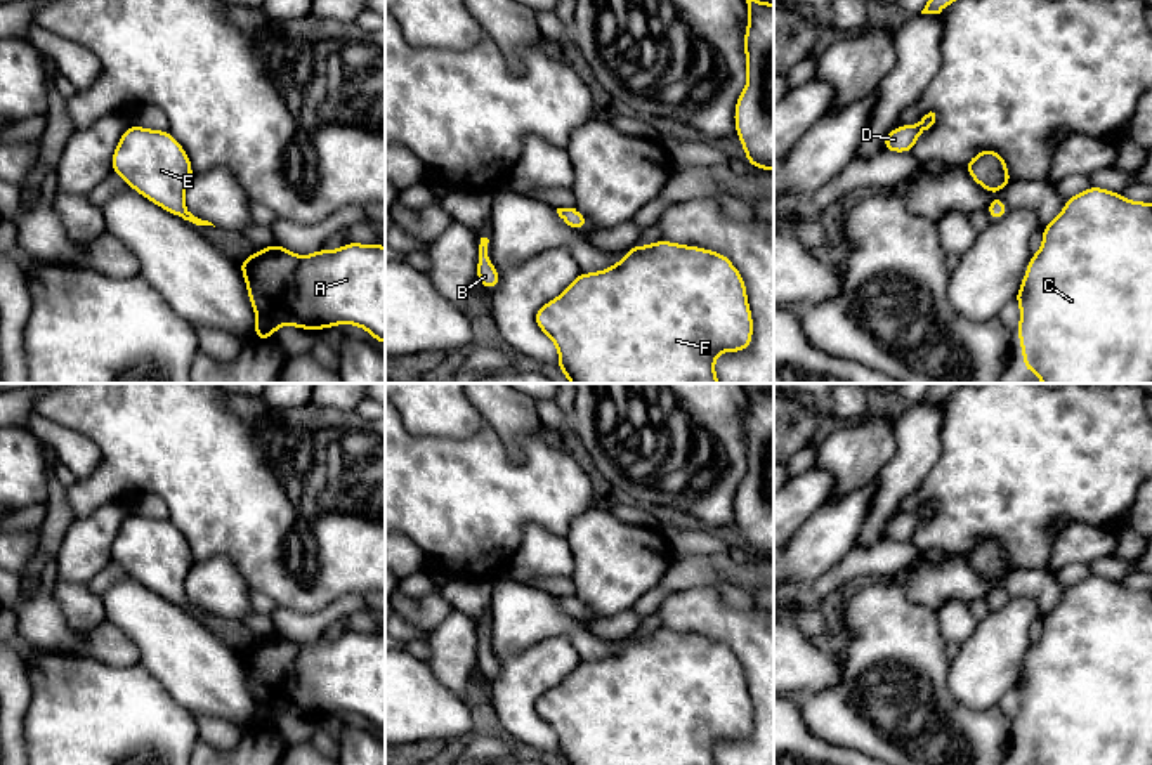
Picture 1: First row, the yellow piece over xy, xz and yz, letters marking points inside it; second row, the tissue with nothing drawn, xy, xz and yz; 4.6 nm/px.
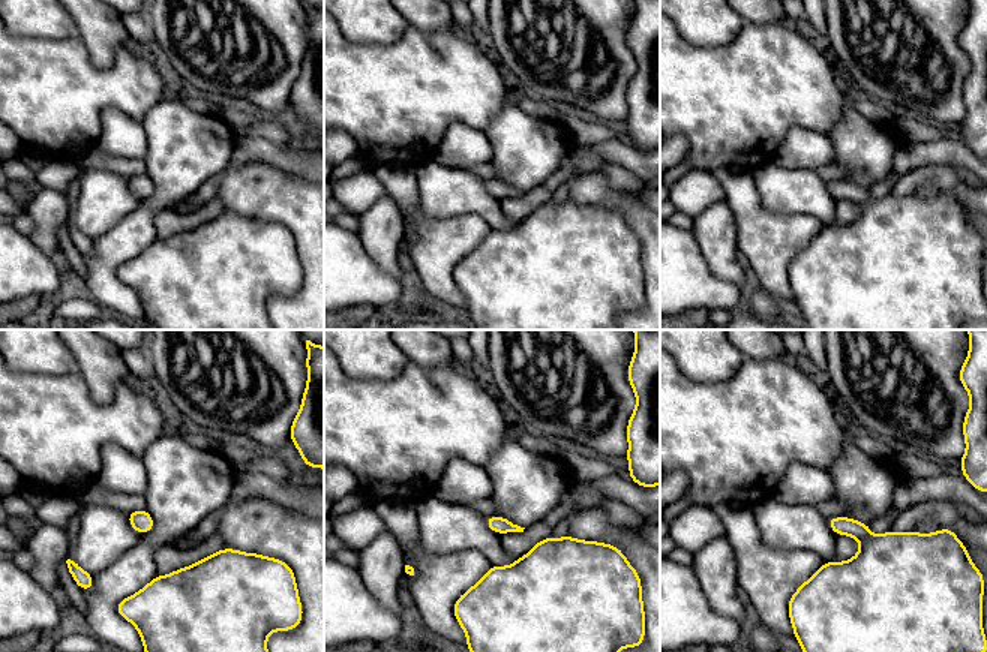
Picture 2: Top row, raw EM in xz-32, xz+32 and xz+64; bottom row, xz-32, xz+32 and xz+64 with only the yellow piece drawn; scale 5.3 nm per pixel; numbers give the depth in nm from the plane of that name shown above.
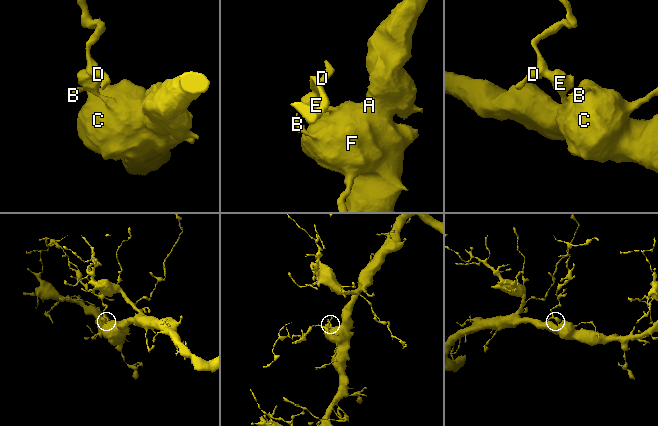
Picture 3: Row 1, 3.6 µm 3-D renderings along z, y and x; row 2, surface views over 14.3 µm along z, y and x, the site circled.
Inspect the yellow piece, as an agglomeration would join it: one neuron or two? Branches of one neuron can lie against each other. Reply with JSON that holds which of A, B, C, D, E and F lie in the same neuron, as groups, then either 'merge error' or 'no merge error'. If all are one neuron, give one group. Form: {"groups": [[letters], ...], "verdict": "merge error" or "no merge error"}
{"groups": [["A", "B", "C", "D", "E", "F"]], "verdict": "no merge error"}

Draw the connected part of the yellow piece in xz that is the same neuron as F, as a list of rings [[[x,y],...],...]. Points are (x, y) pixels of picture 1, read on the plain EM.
[[[659,628],[654,633],[628,637],[628,642],[614,654],[599,661],[579,661],[576,668],[553,689],[534,703],[536,715],[555,732],[559,760],[566,765],[717,765],[715,746],[722,741],[741,741],[753,729],[753,704],[748,692],[746,671],[727,644],[701,635],[677,633]]]

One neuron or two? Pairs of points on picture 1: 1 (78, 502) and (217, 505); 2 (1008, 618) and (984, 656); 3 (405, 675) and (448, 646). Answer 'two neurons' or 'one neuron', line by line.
1: one neuron
2: one neuron
3: two neurons

